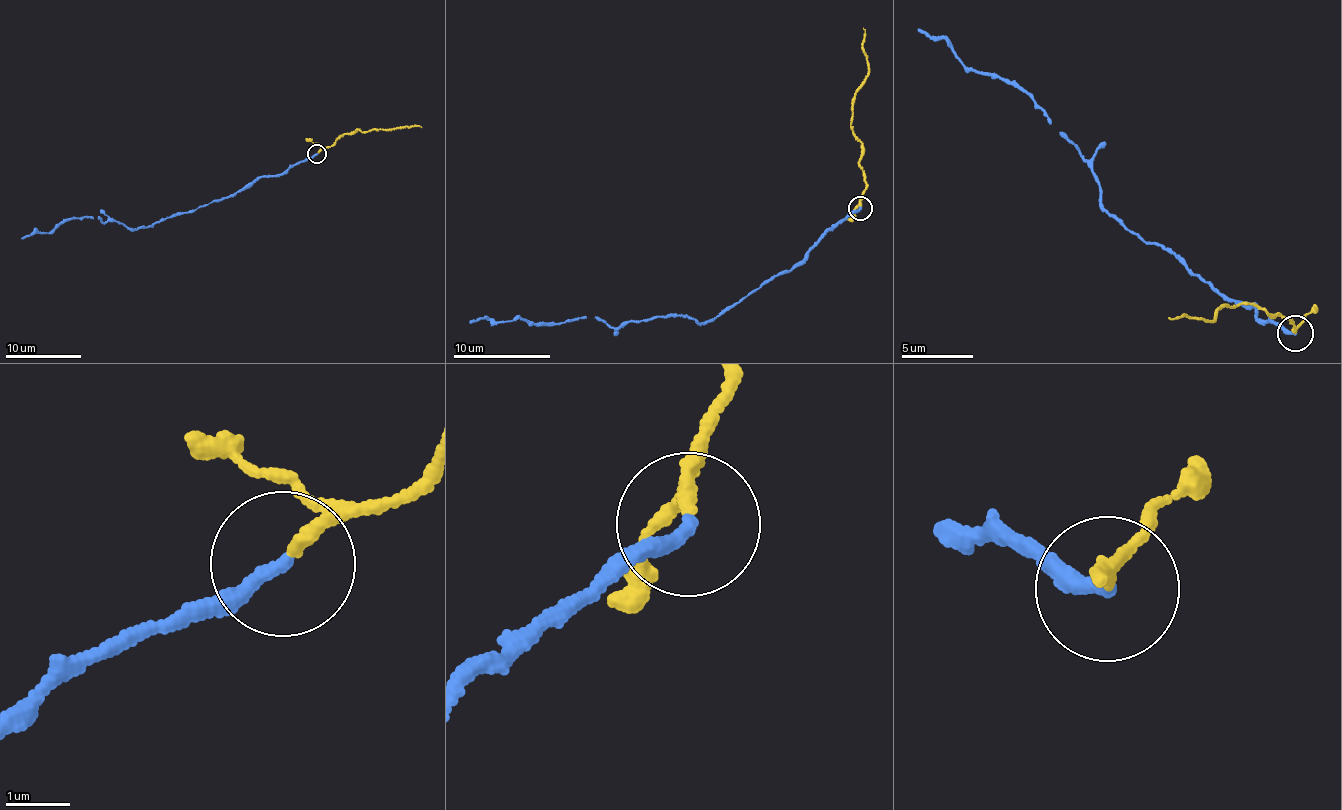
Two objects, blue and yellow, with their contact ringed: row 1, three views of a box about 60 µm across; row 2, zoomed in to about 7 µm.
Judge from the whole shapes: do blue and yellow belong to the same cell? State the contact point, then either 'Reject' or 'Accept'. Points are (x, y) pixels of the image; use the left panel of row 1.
Place: (317, 154). Reject

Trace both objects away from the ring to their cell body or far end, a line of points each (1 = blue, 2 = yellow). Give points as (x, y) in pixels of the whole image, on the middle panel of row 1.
1: (859, 207), (789, 270), (699, 323), (679, 315), (616, 327), (595, 316), (535, 326), (470, 321)
2: (861, 207), (866, 184), (860, 165), (861, 143), (853, 135), (852, 113), (867, 69), (863, 28)

